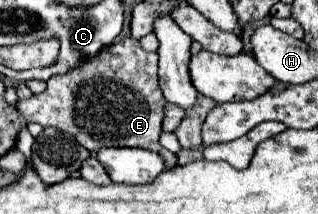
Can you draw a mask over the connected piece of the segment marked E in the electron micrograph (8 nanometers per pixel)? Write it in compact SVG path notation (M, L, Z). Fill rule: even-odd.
M126 38L104 48L82 68L66 76L54 76L42 94L18 100L18 112L28 122L70 132L90 152L98 152L106 146L138 146L158 152L166 168L174 168L178 164L176 154L162 148L158 142L166 100L158 88L156 66L158 52L146 52L138 40ZM90 68L94 68L94 76L90 76Z

